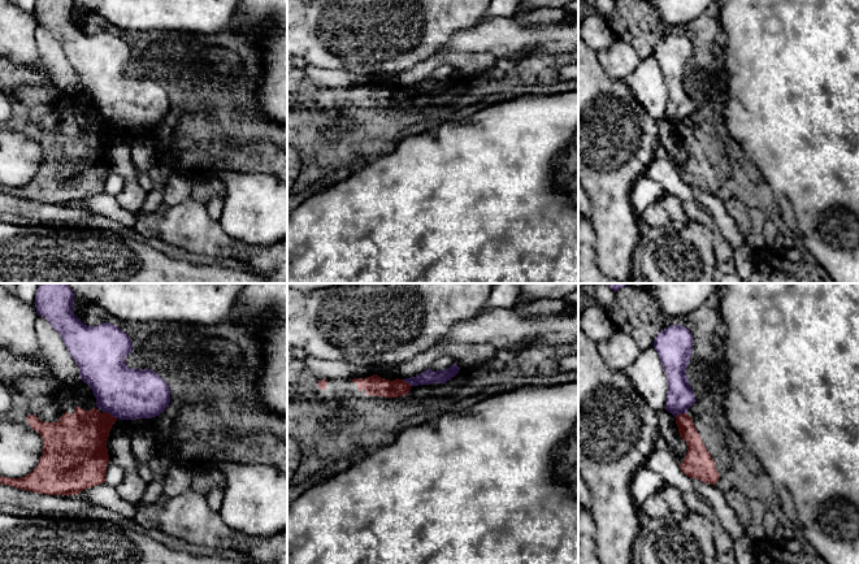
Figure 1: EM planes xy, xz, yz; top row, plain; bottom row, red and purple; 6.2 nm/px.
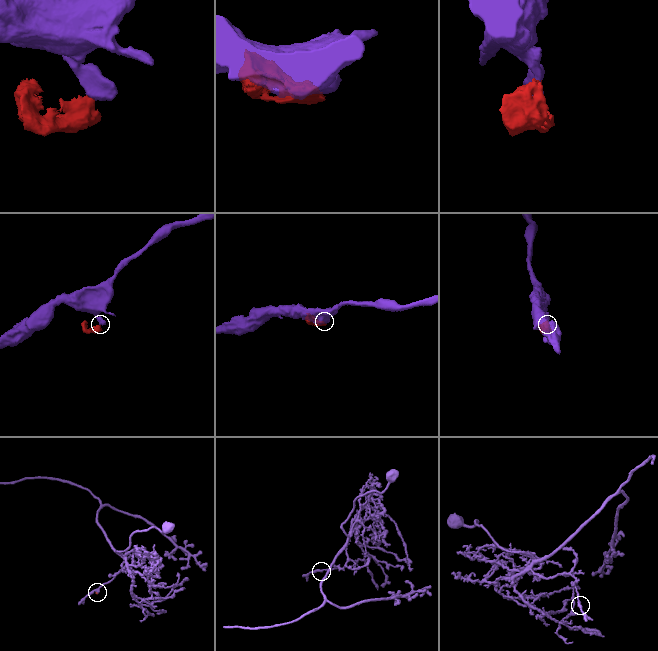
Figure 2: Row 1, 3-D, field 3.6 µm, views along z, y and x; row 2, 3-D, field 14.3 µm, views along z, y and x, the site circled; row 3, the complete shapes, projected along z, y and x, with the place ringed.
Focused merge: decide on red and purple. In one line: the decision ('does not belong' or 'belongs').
does not belong

